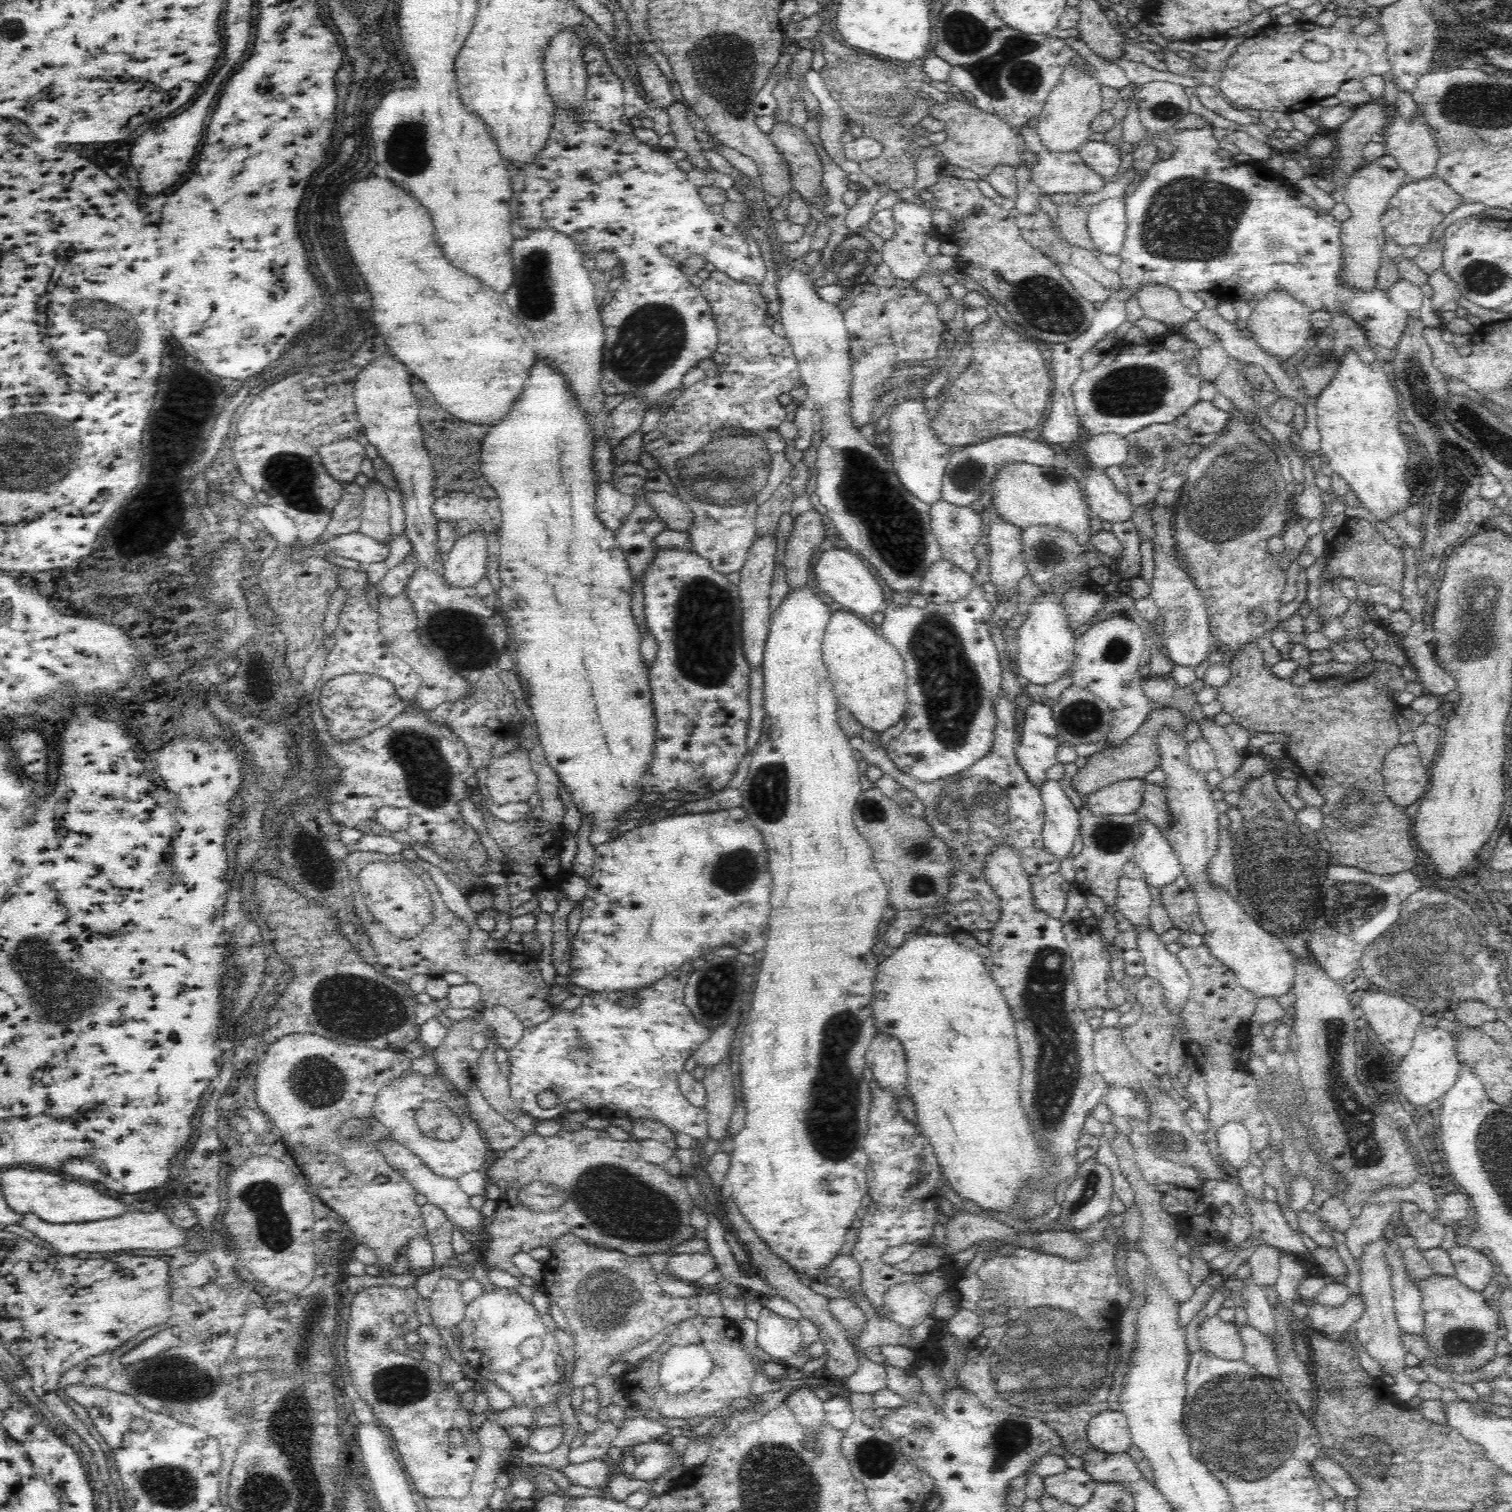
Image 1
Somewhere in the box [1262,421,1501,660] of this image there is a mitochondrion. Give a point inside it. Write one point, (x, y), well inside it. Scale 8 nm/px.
(1462, 466)

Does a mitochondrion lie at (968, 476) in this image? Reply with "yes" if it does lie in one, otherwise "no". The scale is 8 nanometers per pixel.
yes

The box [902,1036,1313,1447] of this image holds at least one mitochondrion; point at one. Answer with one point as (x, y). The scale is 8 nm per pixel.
(1057, 1362)

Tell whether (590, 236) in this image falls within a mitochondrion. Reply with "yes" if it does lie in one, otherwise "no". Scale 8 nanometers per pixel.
no

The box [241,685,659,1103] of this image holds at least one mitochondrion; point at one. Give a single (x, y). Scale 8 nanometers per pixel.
(357, 1007)

